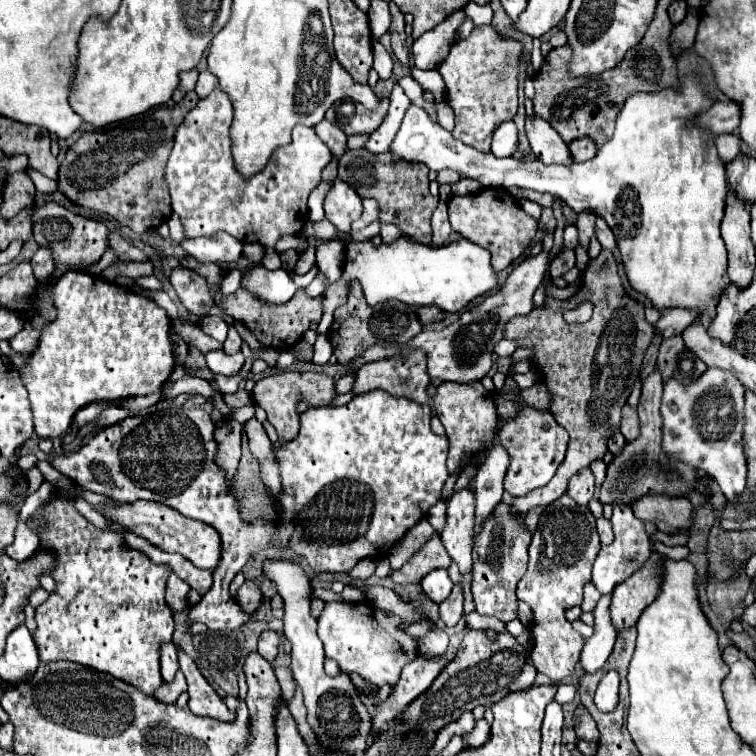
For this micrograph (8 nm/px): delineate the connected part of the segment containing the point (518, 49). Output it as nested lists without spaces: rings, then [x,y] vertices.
[[[493,24],[477,26],[465,40],[451,46],[449,56],[439,66],[439,74],[447,84],[449,106],[455,112],[453,136],[467,146],[489,152],[491,136],[501,122],[513,120],[517,114],[519,68],[523,60],[523,44],[505,38]]]

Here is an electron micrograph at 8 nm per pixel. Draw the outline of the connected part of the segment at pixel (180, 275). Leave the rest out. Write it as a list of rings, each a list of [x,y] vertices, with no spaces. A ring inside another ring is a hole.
[[[183,266],[175,268],[171,272],[171,284],[181,300],[181,304],[195,316],[205,316],[211,312],[213,308],[213,294],[205,282],[205,278],[201,278],[197,272],[187,270]]]

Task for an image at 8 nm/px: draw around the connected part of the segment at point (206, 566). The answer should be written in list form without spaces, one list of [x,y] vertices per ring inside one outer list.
[[[137,500],[133,504],[99,504],[99,506],[95,506],[95,510],[101,516],[105,516],[107,520],[121,524],[125,530],[147,538],[157,548],[185,556],[197,568],[213,572],[221,560],[221,536],[213,526],[185,518],[177,510],[173,510],[171,506],[165,506],[161,502]]]

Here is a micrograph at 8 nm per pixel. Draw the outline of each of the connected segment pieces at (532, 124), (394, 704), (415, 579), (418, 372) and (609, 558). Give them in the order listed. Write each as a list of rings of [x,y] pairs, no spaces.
[[[537,116],[527,118],[525,130],[527,130],[529,144],[531,144],[531,152],[543,164],[563,164],[563,166],[575,164],[567,144],[561,140],[561,136],[545,120],[541,120]]]
[[[421,656],[419,660],[409,662],[403,668],[401,678],[399,678],[397,686],[393,688],[391,696],[387,698],[387,702],[377,706],[377,714],[373,718],[373,736],[377,736],[377,732],[381,728],[385,728],[387,722],[397,718],[399,712],[409,702],[413,702],[421,692],[425,692],[445,666],[447,666],[445,656],[433,656],[433,658]]]
[[[438,533],[432,538],[397,572],[391,574],[391,578],[397,584],[419,584],[419,580],[435,570],[435,568],[447,568],[451,557],[447,554],[447,550],[443,548],[443,543]]]
[[[413,352],[413,356],[407,358],[391,358],[365,364],[355,374],[355,384],[351,388],[351,394],[357,396],[381,388],[393,396],[403,396],[417,404],[429,404],[429,394],[427,394],[429,384],[431,378],[425,368],[423,352]]]
[[[629,506],[613,508],[611,524],[613,524],[615,540],[599,550],[597,560],[593,564],[593,584],[601,594],[611,594],[615,586],[625,578],[629,578],[651,554],[651,536],[645,532],[645,524],[639,518],[635,518]]]

